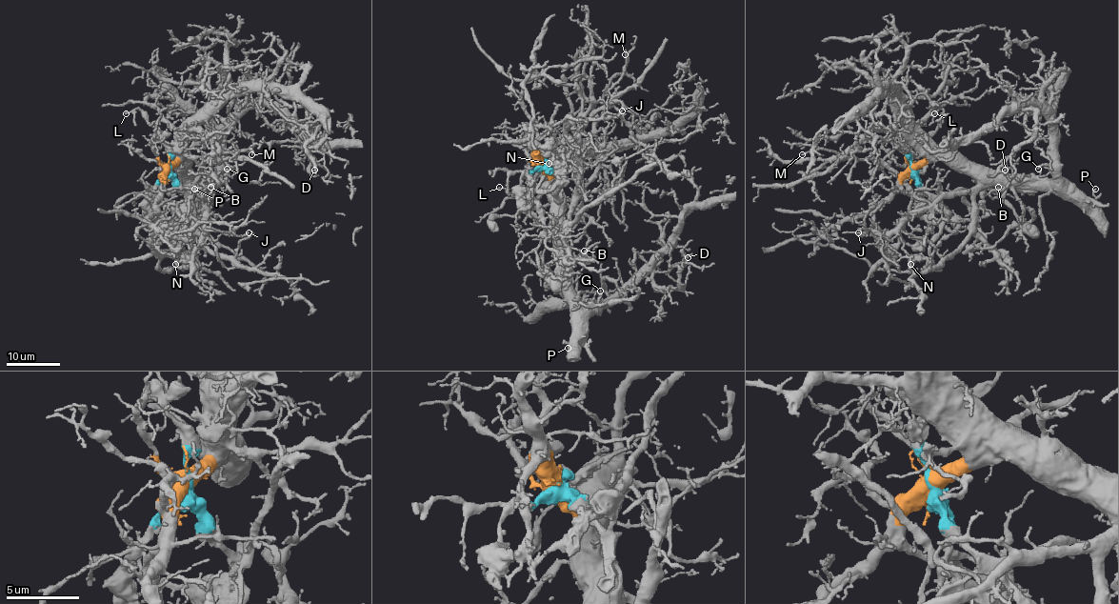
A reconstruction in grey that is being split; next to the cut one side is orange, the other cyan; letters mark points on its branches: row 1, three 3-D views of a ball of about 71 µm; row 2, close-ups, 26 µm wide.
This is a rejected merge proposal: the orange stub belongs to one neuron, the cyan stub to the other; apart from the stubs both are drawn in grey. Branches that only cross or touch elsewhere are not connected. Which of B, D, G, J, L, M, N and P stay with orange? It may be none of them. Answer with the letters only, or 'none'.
B, D, G, J, P

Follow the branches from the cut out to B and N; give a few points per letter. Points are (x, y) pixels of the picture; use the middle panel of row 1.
B: (542, 166), (553, 196), (560, 203), (565, 252), (571, 263), (585, 253), (585, 250)
N: (542, 166), (559, 182), (562, 176), (559, 153), (562, 152), (563, 161), (549, 163)

